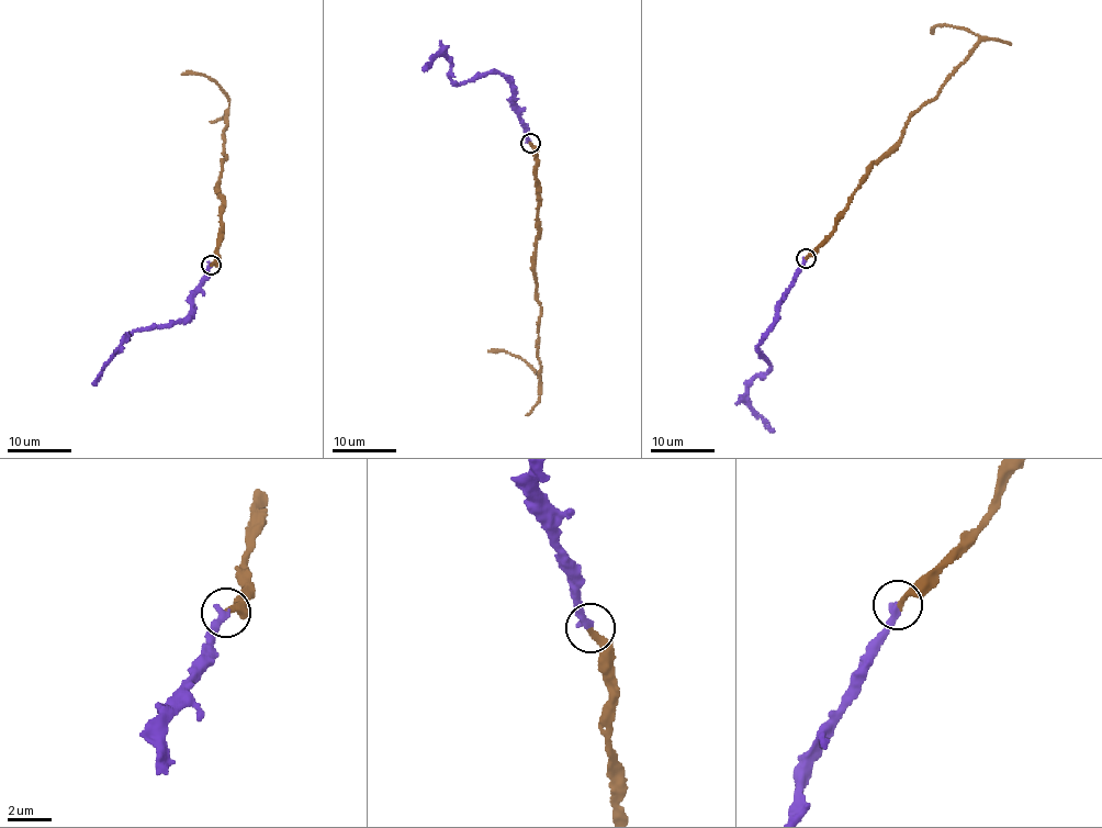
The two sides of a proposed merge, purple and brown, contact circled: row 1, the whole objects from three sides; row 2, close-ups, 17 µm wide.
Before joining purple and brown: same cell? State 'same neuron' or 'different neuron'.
same neuron

